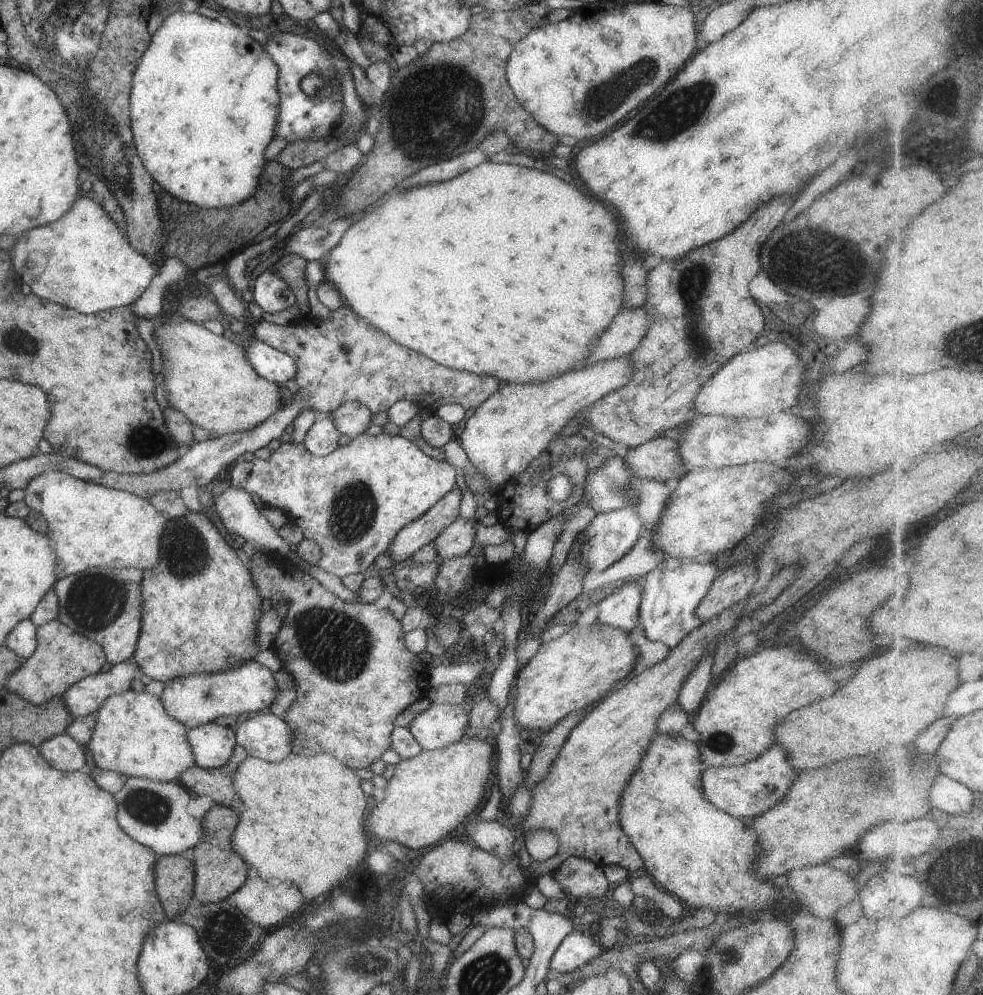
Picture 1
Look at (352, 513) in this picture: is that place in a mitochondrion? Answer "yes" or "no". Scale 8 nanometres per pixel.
yes

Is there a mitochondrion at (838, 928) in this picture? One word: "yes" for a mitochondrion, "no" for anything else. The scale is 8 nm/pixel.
no

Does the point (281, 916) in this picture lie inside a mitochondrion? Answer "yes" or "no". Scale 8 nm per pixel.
no

